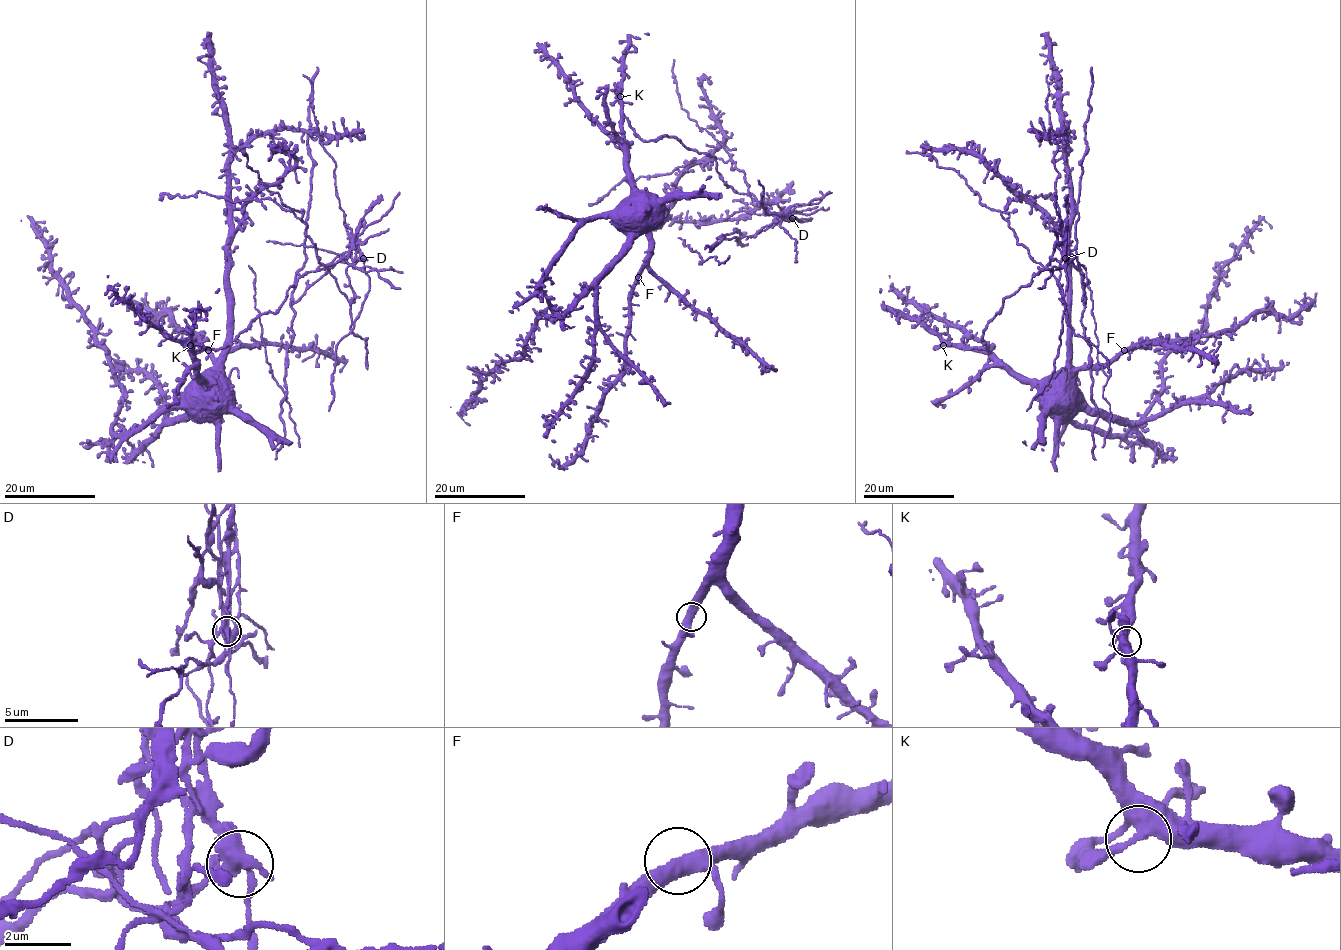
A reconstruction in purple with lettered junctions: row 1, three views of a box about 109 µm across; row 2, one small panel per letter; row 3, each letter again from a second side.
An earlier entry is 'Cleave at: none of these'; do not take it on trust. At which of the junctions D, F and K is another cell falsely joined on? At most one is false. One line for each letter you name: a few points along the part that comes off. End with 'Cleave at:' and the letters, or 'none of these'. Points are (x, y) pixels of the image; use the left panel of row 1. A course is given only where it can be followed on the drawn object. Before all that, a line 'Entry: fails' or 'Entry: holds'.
Entry: fails
D: Course of the part to remove: (363, 258), (347, 267), (348, 300), (319, 263), (306, 225), (271, 199), (198, 191), (158, 200)
Cleave at: D

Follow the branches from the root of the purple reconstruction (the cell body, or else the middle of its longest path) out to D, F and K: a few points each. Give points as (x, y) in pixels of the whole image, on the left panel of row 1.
D: (215, 381), (228, 331), (229, 158), (236, 151), (284, 129), (319, 133), (336, 164), (344, 223), (363, 258)
F: (215, 381), (211, 380), (220, 366), (208, 350)
K: (215, 381), (206, 381), (198, 373), (198, 364), (190, 345)

